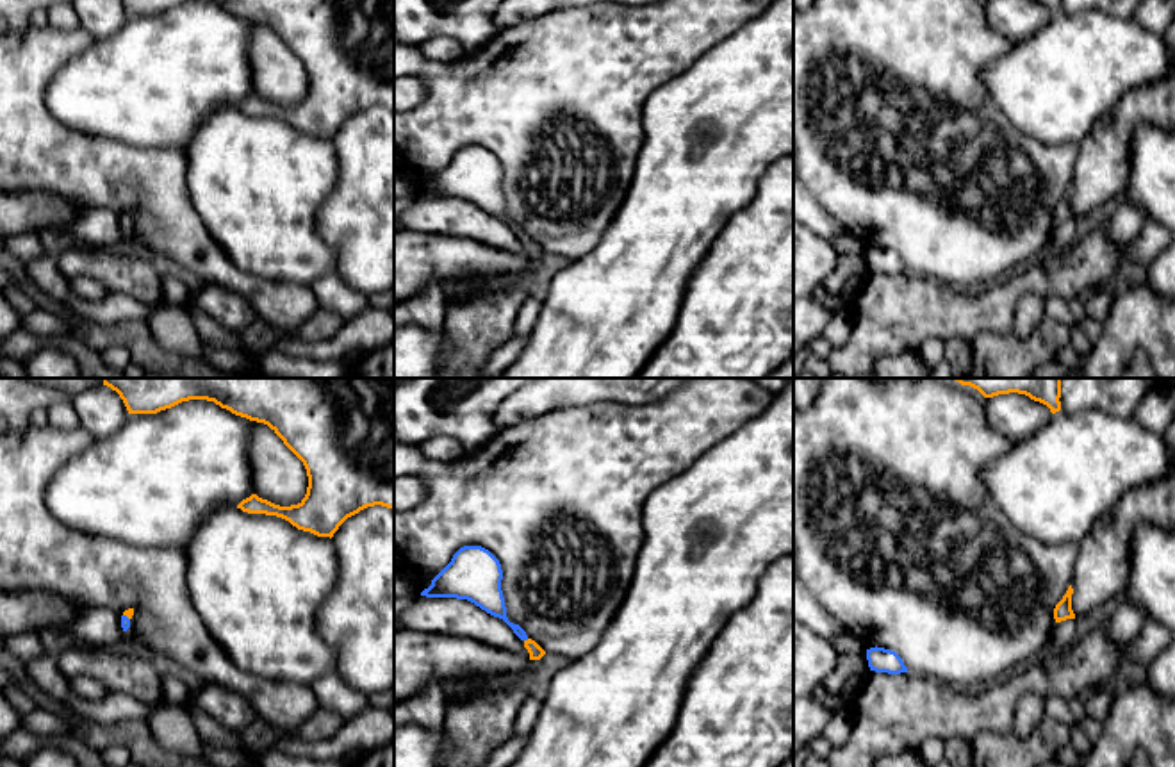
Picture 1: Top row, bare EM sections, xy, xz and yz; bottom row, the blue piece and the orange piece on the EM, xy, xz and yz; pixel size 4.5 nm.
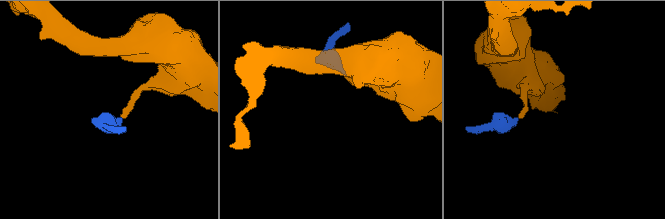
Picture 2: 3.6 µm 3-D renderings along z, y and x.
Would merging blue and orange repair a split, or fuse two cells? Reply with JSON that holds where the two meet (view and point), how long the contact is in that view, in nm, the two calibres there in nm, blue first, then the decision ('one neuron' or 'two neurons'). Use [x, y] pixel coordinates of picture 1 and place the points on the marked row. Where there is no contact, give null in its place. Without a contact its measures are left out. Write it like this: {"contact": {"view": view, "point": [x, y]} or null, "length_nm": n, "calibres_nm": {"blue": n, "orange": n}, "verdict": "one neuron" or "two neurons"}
{"contact": {"view": "xy", "point": [127, 618]}, "length_nm": 40, "calibres_nm": {"blue": 50, "orange": 40}, "verdict": "one neuron"}

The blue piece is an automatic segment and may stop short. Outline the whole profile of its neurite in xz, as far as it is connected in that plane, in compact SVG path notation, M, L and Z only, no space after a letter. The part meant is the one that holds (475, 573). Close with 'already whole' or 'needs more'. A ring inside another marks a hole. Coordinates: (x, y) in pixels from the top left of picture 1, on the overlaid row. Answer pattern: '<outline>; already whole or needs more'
M481 546L460 548L451 562L421 592L426 598L467 599L487 614L503 619L524 642L530 660L540 660L546 651L526 631L508 621L501 590L503 571L499 560Z; needs more

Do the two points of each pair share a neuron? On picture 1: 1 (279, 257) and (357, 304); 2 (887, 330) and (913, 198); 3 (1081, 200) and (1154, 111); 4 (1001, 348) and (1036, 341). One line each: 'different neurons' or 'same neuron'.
1: different neurons
2: different neurons
3: same neuron
4: same neuron

